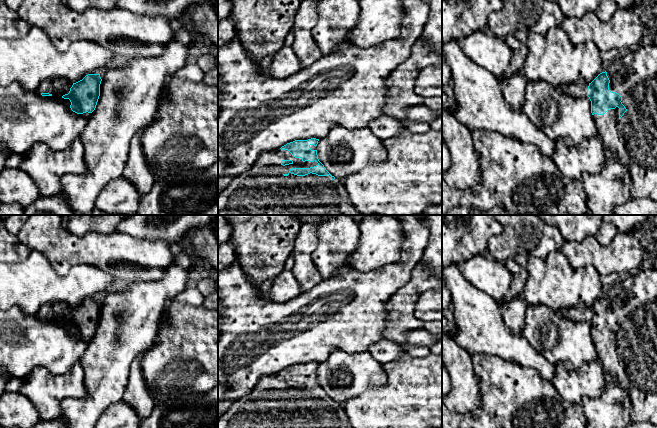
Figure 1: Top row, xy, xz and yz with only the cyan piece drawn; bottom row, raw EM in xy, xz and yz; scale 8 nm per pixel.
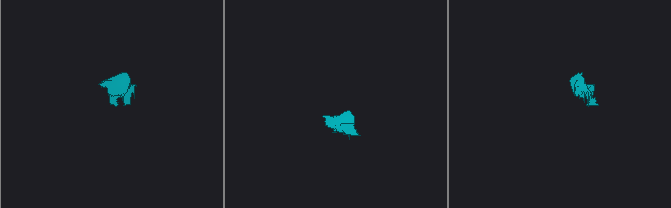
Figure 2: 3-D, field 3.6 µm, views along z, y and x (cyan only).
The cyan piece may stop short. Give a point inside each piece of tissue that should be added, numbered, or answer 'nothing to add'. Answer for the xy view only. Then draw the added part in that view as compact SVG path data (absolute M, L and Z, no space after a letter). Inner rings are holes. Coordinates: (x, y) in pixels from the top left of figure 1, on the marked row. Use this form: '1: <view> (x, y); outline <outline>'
1: xy (58, 87); outline M52 79L48 81L43 81L38 90L41 93L49 93L57 97L62 97L68 94L73 83L66 79Z

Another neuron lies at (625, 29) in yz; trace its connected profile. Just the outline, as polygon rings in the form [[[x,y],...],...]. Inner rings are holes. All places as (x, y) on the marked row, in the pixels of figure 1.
[[[636,10],[617,11],[610,20],[602,21],[596,12],[581,17],[564,16],[561,27],[574,45],[592,41],[600,50],[621,50],[640,45],[644,25]]]

